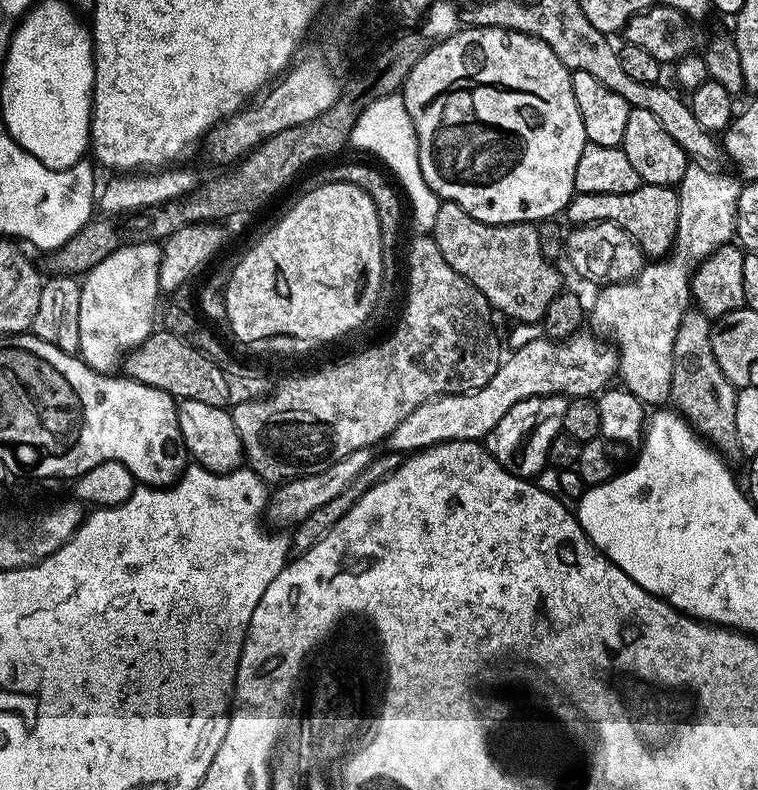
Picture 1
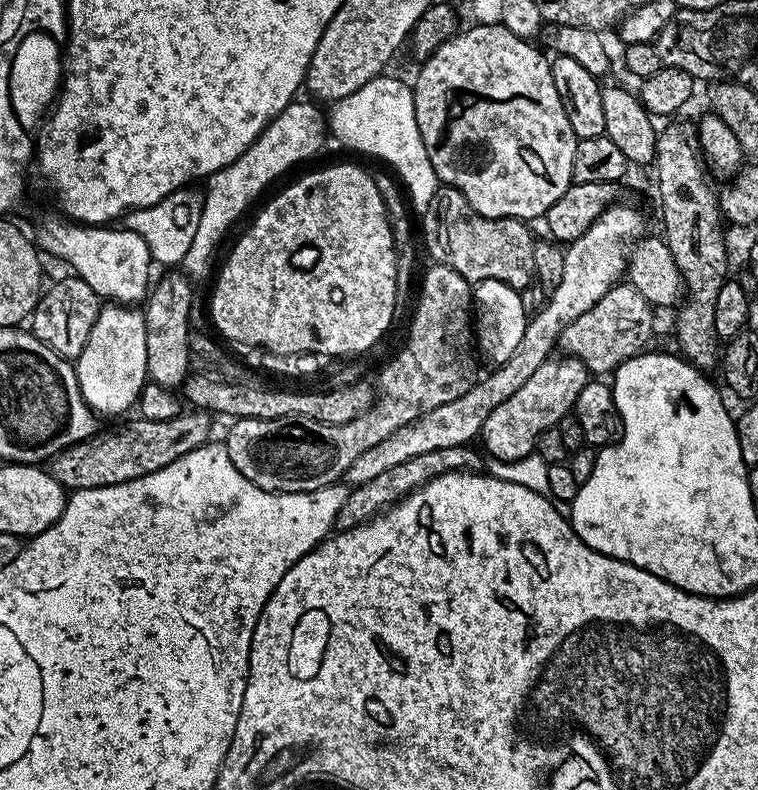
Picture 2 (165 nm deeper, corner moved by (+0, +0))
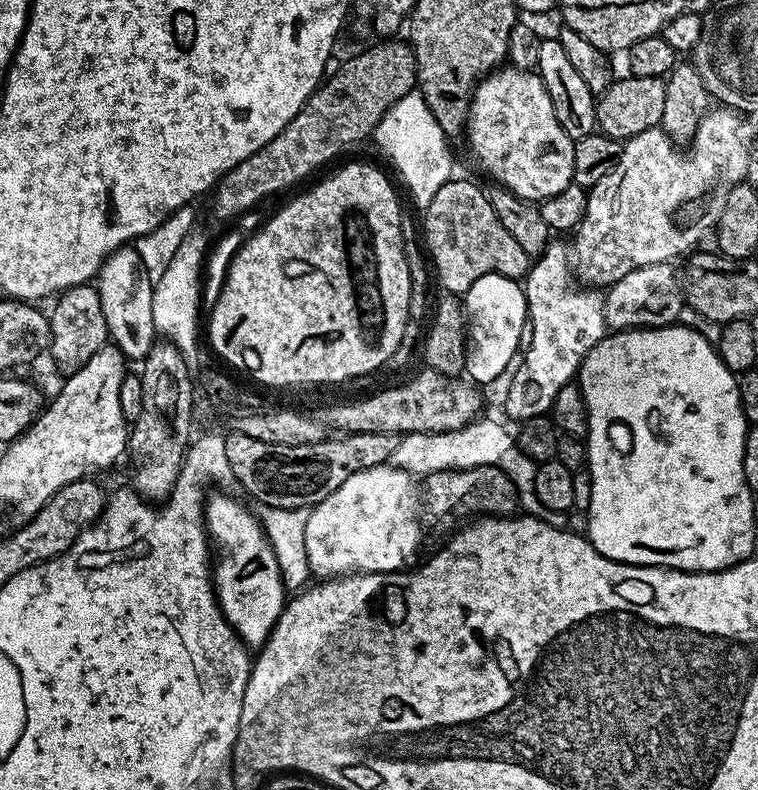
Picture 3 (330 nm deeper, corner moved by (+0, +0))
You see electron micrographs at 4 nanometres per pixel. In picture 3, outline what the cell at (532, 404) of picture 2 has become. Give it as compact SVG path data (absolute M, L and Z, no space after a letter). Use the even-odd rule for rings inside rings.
M549 243L548 248L529 267L522 284L528 299L527 323L532 328L528 349L520 365L511 373L508 393L504 396L504 412L515 422L523 422L551 413L552 403L562 386L577 379L587 354L609 331L604 317L604 292L591 286L581 286L574 275L570 248Z

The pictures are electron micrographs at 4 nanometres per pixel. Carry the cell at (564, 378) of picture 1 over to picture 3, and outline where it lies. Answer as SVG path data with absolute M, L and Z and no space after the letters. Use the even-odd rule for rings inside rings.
M671 263L655 264L654 266L642 266L638 270L630 270L626 278L618 278L607 291L604 292L604 317L612 330L631 330L634 328L667 328L675 325L679 318L679 311L686 307L686 301L682 295L682 280L672 269Z

